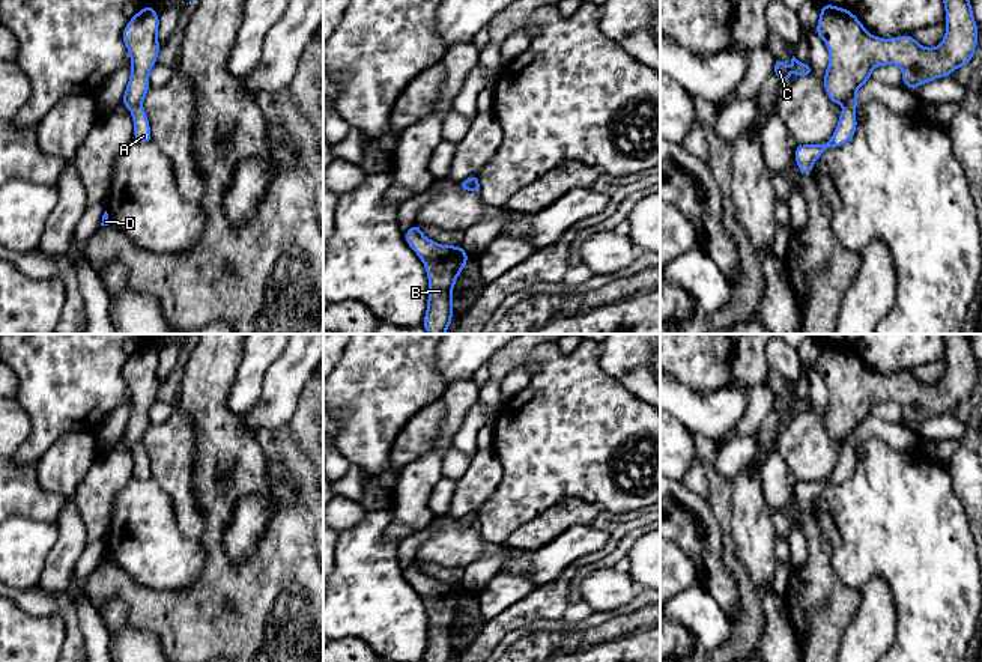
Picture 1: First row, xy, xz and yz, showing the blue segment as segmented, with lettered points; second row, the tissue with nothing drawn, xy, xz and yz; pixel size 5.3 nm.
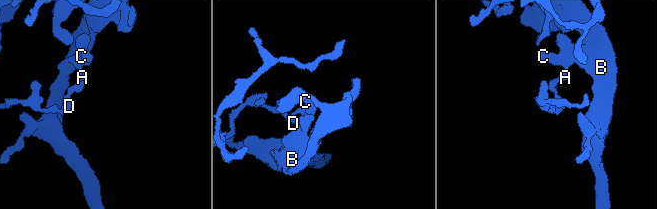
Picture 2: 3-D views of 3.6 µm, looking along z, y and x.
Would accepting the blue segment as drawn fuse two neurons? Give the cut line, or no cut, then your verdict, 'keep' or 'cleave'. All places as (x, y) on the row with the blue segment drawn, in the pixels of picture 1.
cut xy (142, 103), (131, 110); cleave

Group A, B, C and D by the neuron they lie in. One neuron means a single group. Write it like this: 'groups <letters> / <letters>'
groups A D / B C

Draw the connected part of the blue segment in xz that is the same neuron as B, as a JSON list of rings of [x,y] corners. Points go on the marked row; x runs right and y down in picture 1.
[[[417,223],[403,238],[423,260],[430,286],[421,325],[429,334],[445,334],[453,320],[453,287],[471,256],[462,245],[447,247],[426,238]]]

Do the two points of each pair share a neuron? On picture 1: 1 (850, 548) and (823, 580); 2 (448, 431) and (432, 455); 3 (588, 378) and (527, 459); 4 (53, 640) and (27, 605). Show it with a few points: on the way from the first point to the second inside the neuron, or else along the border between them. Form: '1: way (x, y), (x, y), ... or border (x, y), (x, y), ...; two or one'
1: border (823, 534), (832, 569), (859, 592); two
2: way (445, 437), (438, 449); one
3: way (572, 397), (572, 414), (546, 440); one
4: border (15, 602), (33, 616), (57, 616), (66, 637); two

